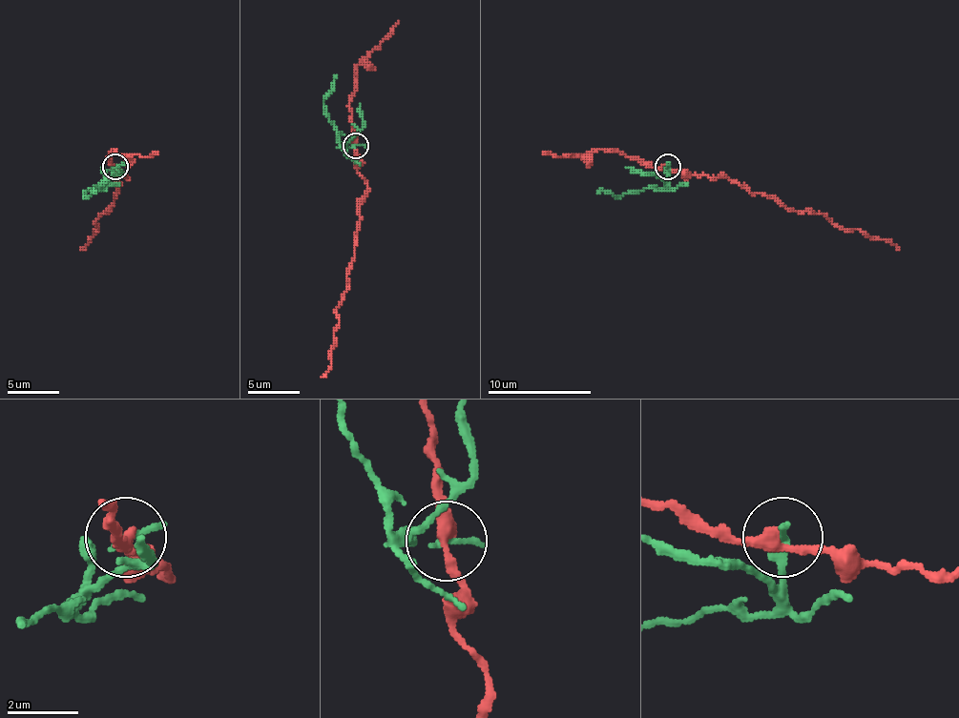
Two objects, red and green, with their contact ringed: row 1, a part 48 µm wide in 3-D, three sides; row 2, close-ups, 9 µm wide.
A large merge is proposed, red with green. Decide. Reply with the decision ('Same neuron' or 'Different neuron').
Different neuron

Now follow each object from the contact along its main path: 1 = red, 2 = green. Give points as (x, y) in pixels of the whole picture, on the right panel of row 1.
1: (667, 167), (775, 195), (796, 211), (822, 214), (844, 229), (888, 239), (899, 250)
2: (667, 167), (669, 170), (661, 188), (597, 193)

